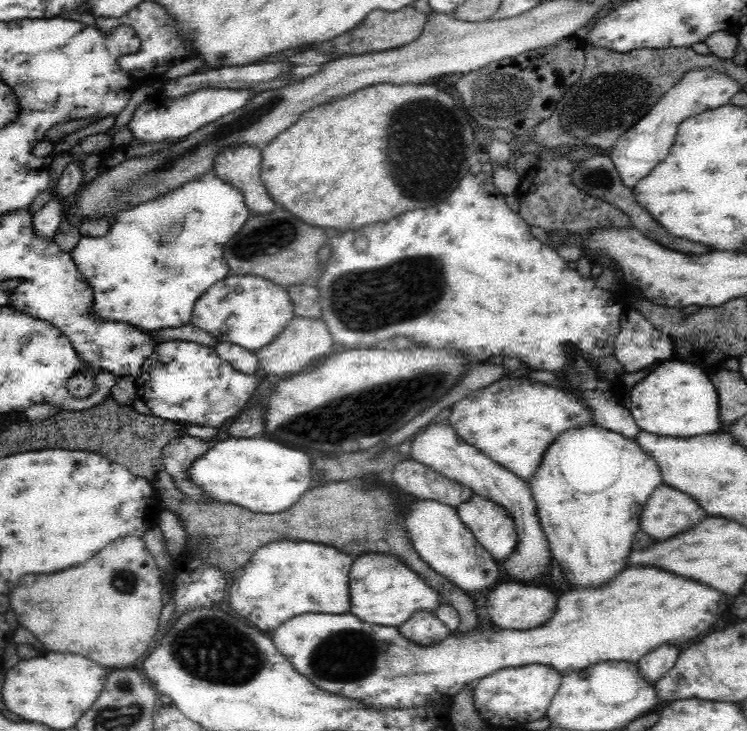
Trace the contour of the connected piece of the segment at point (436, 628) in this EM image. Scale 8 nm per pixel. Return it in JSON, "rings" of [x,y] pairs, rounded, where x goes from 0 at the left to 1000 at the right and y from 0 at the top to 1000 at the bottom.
{"rings":[[[554,837],[541,854],[533,856],[535,867],[557,881],[586,881],[605,865],[581,837]]]}

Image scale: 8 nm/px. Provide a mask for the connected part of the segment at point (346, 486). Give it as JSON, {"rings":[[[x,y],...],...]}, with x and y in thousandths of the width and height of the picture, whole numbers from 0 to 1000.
{"rings":[[[212,646],[203,665],[214,687],[214,695],[233,700],[236,709],[244,714],[246,731],[249,731],[249,750],[257,761],[262,761],[262,766],[268,763],[270,774],[292,777],[295,782],[316,780],[327,774],[345,750],[372,739],[418,739],[423,744],[439,744],[439,747],[455,750],[455,755],[466,755],[466,758],[471,755],[477,761],[487,755],[519,755],[522,761],[535,763],[560,788],[565,788],[570,799],[581,804],[597,826],[613,834],[616,867],[643,854],[643,845],[635,834],[635,821],[632,821],[635,815],[629,815],[627,810],[605,799],[597,788],[578,780],[562,763],[557,750],[549,747],[552,741],[546,739],[549,736],[546,728],[538,725],[541,720],[533,720],[533,711],[530,711],[530,700],[535,700],[535,687],[517,668],[506,668],[498,662],[487,662],[485,668],[485,665],[469,665],[469,659],[442,659],[436,665],[407,673],[404,681],[391,695],[367,706],[361,703],[353,706],[353,703],[332,700],[329,695],[316,695],[313,689],[254,687],[252,679],[236,668],[225,646]]]}

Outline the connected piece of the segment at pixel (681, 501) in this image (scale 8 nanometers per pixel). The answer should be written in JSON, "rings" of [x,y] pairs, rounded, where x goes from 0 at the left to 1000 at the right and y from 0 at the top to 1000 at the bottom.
{"rings":[[[886,662],[867,679],[867,689],[857,703],[857,725],[878,739],[894,739],[894,733],[905,733],[905,728],[916,728],[916,722],[926,722],[942,709],[948,706],[932,684]]]}

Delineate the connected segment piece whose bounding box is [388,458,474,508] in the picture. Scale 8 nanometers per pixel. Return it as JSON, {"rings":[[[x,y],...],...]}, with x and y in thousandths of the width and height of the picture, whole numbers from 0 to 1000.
{"rings":[[[552,627],[544,632],[535,632],[527,640],[527,646],[519,648],[519,654],[530,659],[533,668],[541,670],[544,676],[557,679],[557,684],[581,684],[608,695],[613,695],[621,687],[629,687],[635,679],[629,668],[597,654],[594,648]]]}

